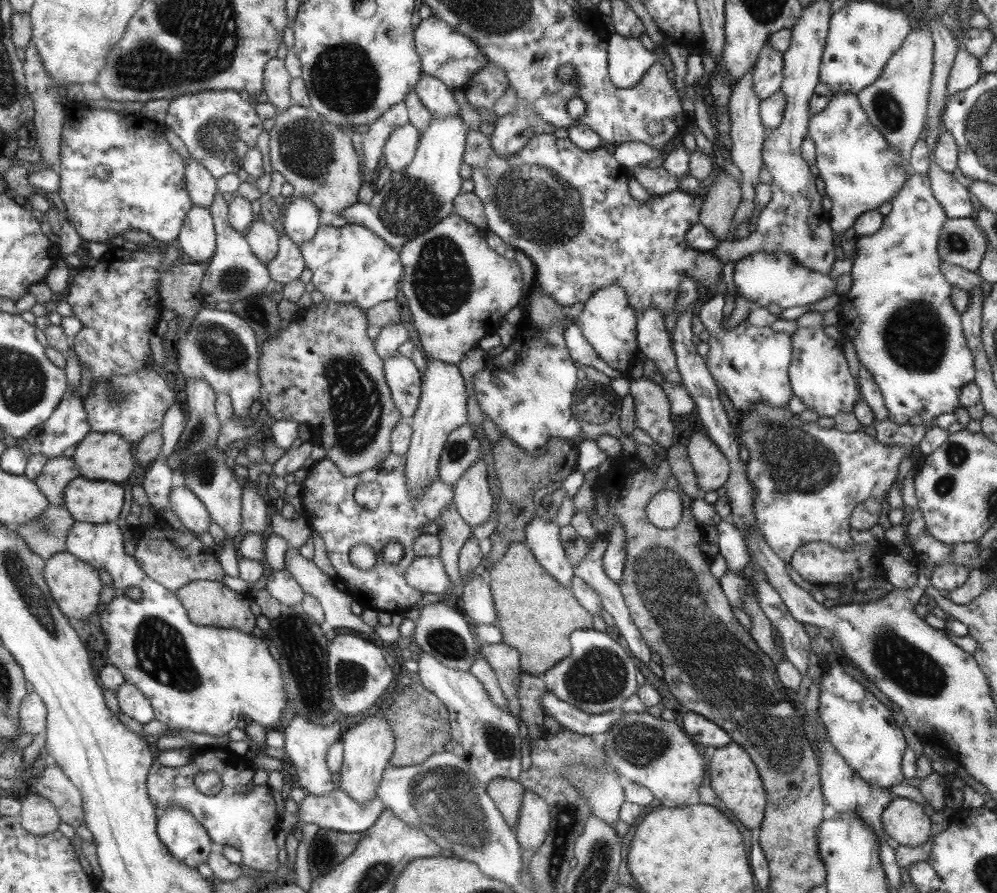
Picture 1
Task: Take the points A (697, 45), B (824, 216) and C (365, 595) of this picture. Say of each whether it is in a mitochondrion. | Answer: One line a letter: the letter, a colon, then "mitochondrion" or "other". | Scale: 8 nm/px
A: other
B: other
C: other

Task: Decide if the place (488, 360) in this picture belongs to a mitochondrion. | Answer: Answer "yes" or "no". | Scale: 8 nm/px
no

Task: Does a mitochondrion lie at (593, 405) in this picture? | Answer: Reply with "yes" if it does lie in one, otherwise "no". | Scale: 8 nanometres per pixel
yes

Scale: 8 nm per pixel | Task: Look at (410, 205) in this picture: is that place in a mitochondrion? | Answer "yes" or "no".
yes

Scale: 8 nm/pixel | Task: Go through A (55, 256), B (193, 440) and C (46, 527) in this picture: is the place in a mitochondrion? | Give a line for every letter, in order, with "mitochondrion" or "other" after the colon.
A: other
B: mitochondrion
C: mitochondrion

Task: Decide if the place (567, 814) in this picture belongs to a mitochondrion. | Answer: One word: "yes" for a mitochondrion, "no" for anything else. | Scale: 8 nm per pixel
yes

